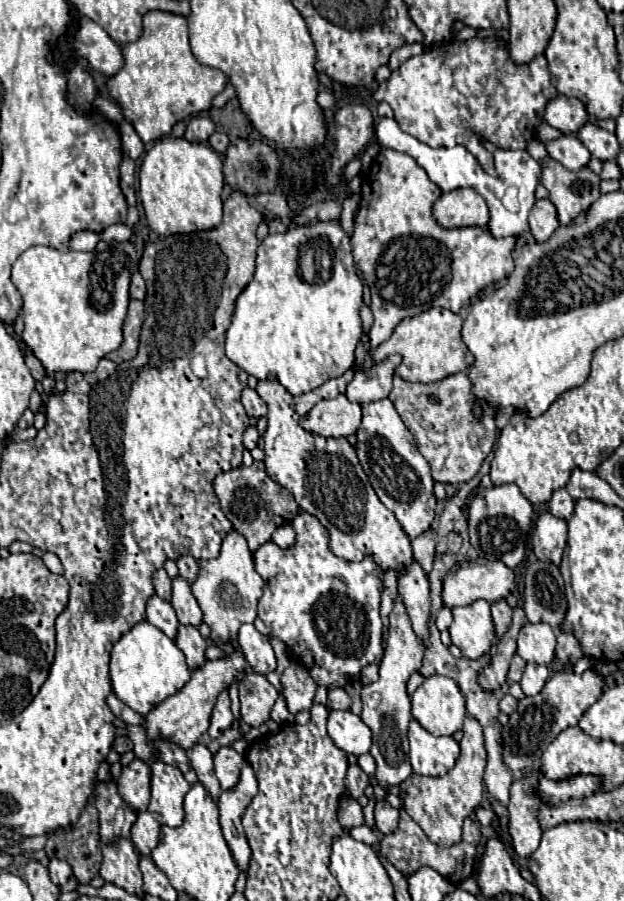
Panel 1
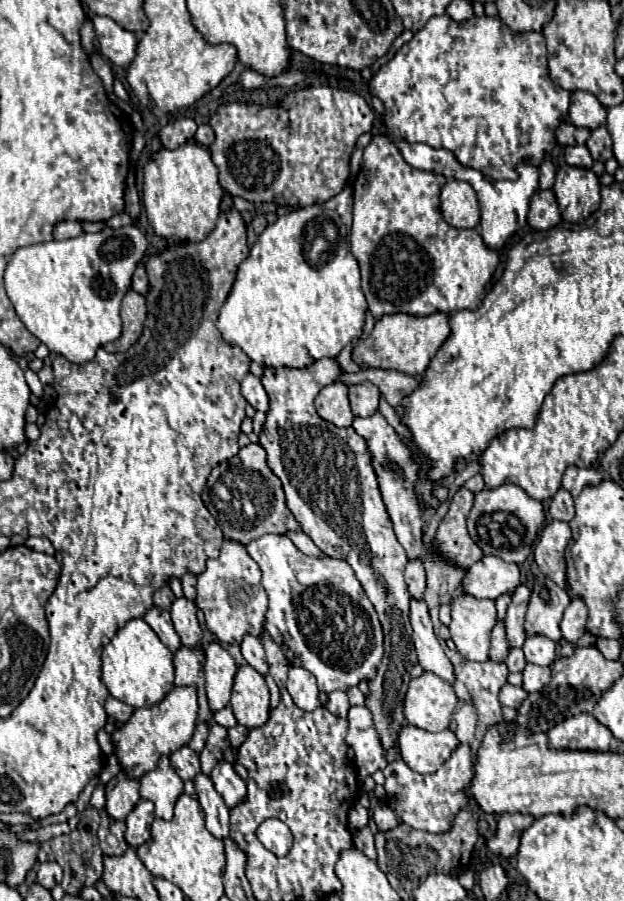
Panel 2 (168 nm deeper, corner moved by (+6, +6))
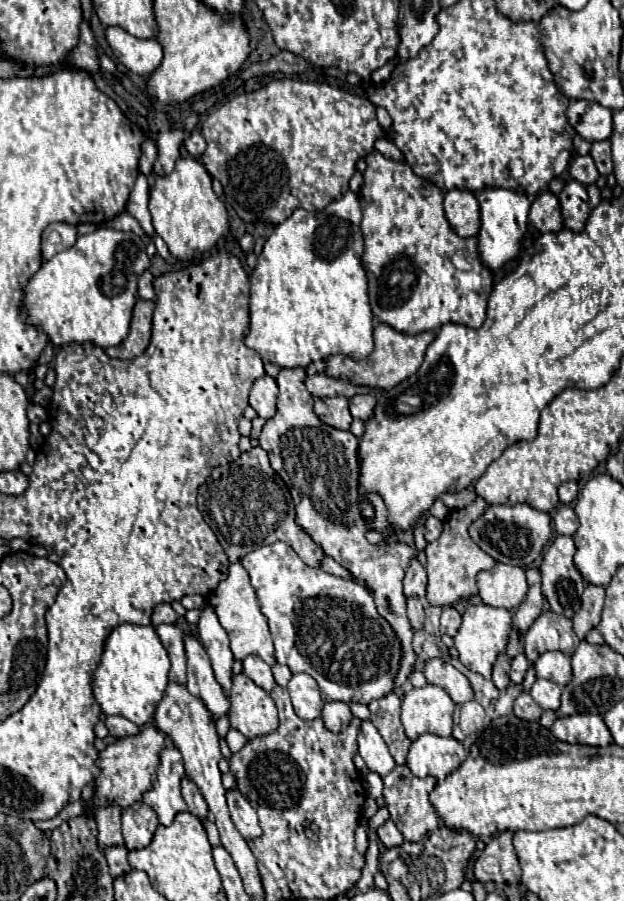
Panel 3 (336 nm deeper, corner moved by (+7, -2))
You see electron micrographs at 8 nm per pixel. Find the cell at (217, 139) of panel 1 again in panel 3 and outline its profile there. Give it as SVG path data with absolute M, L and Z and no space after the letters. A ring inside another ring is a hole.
M192 132L192 134L186 138L184 148L188 150L190 156L200 158L200 156L204 154L204 150L206 150L206 140L204 140L204 136L202 136L200 132Z

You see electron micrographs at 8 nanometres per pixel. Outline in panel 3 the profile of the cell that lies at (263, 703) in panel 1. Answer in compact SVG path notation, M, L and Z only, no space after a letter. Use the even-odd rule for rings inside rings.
M234 676L230 690L230 724L246 738L258 738L276 732L278 712L266 690L256 686L248 676Z

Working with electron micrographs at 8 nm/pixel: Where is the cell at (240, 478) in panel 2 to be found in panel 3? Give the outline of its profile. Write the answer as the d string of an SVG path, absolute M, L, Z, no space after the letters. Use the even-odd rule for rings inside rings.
M252 448L238 460L214 468L210 478L198 490L198 510L202 512L204 522L214 530L230 562L240 562L252 550L276 540L290 544L308 566L318 566L324 556L320 546L296 526L290 490L270 468L268 456L262 448Z

